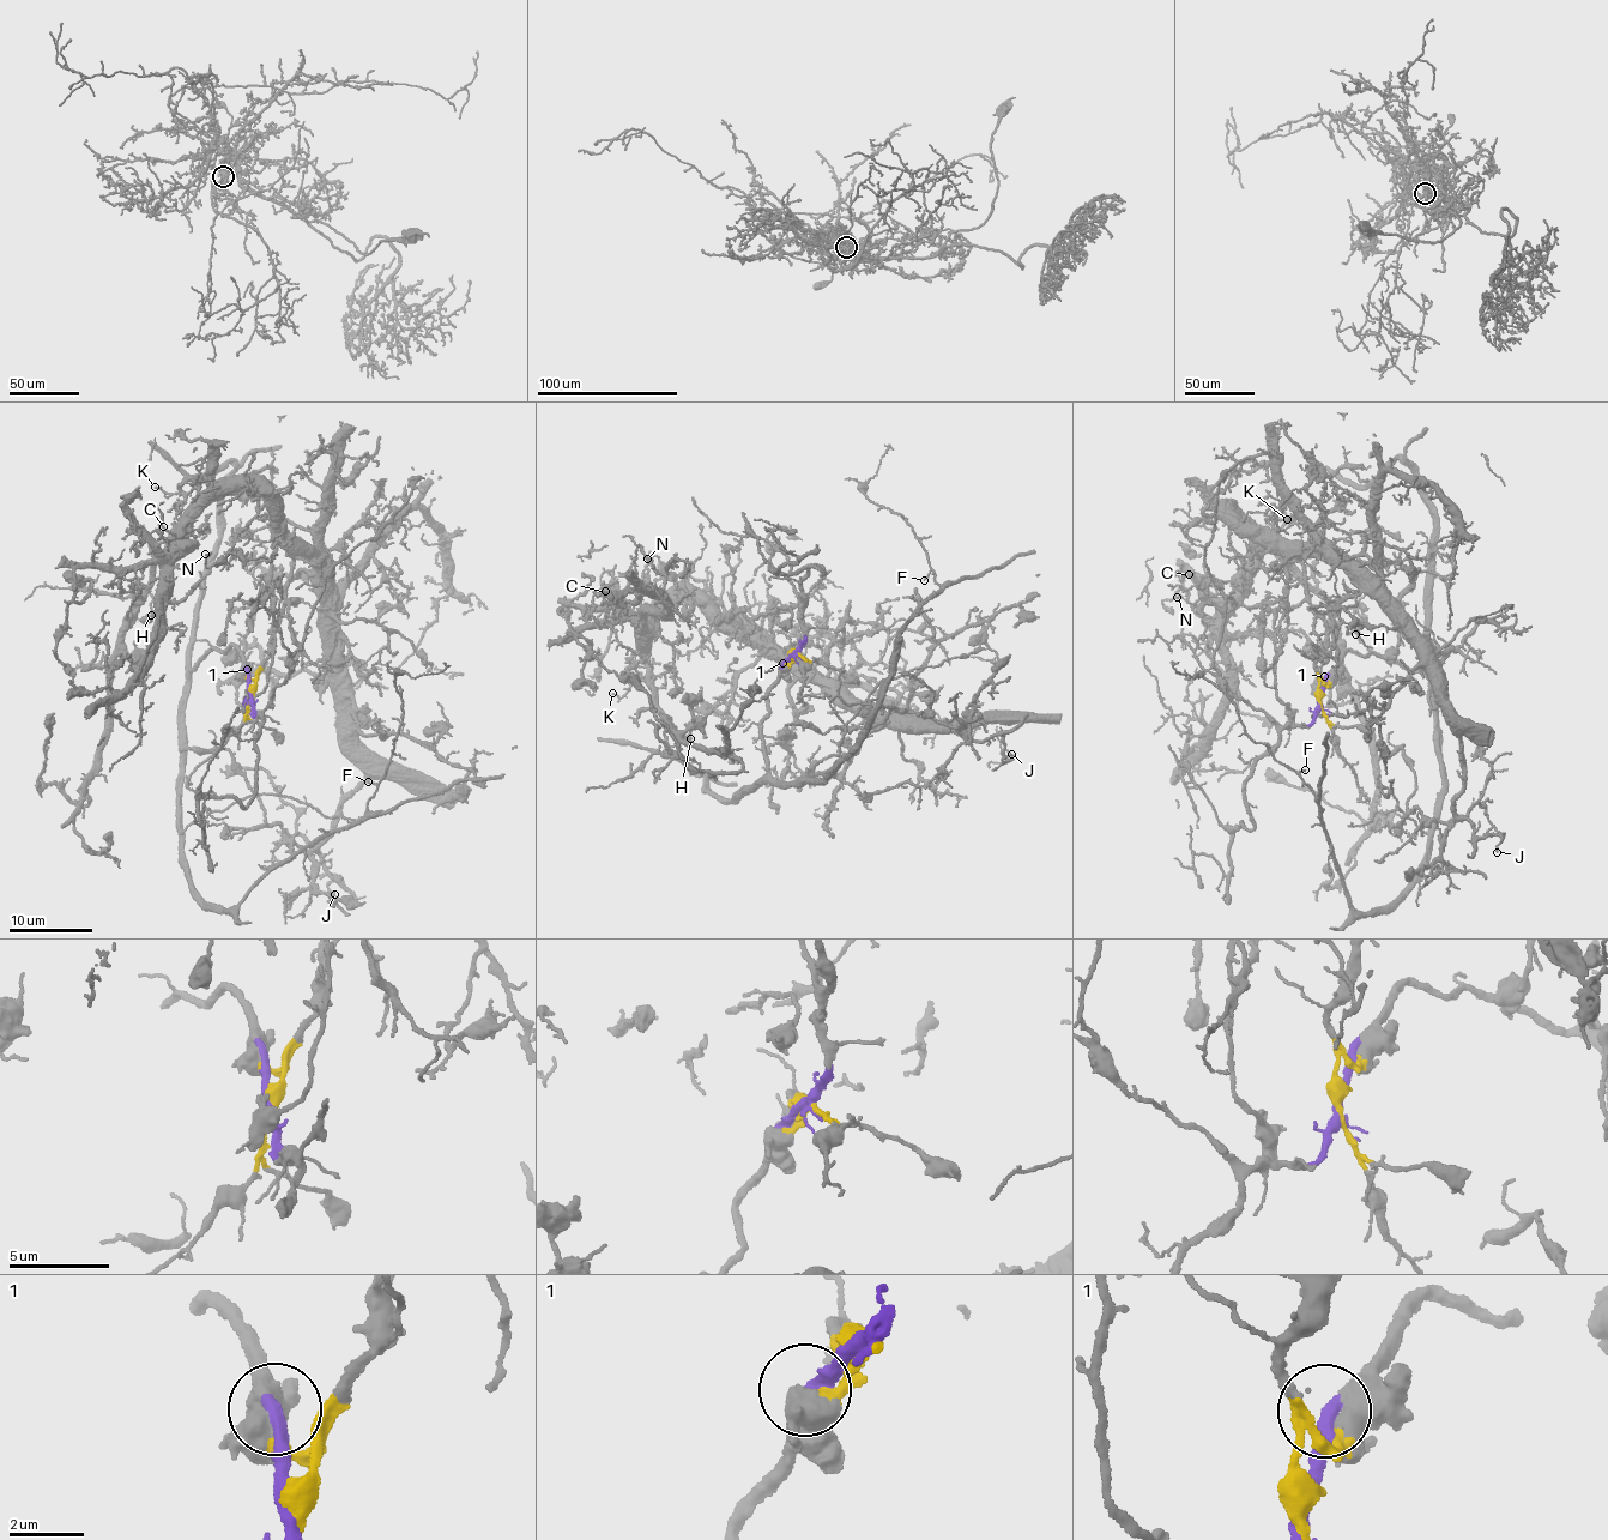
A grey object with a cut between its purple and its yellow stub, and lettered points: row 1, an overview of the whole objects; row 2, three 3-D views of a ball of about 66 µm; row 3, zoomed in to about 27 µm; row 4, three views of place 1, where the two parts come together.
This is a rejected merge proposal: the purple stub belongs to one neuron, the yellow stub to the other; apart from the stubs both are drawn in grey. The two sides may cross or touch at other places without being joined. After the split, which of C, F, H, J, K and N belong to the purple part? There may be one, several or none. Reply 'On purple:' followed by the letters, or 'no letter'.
On purple: F

